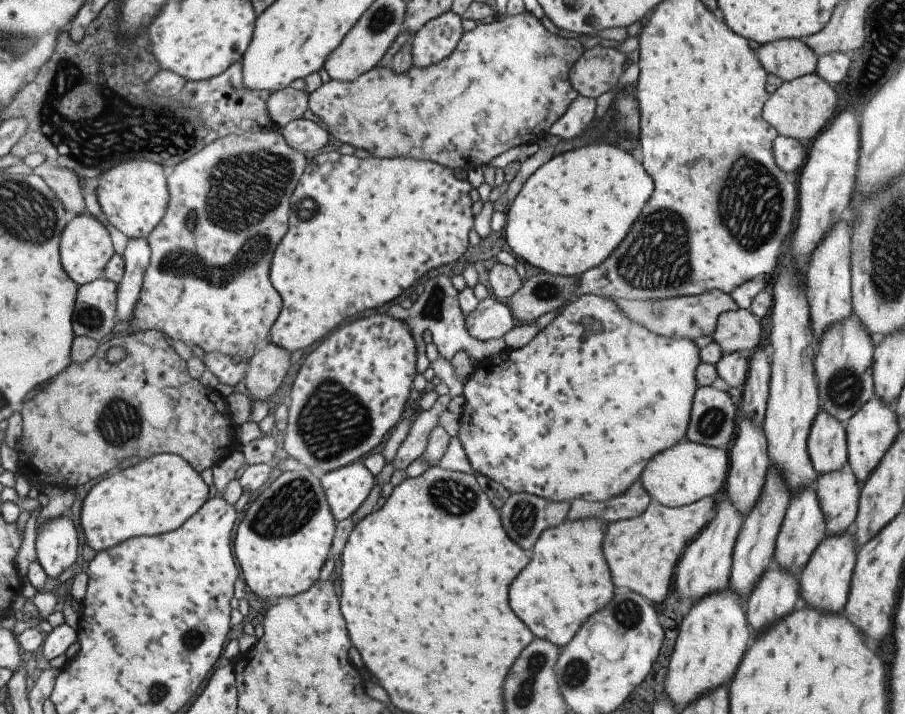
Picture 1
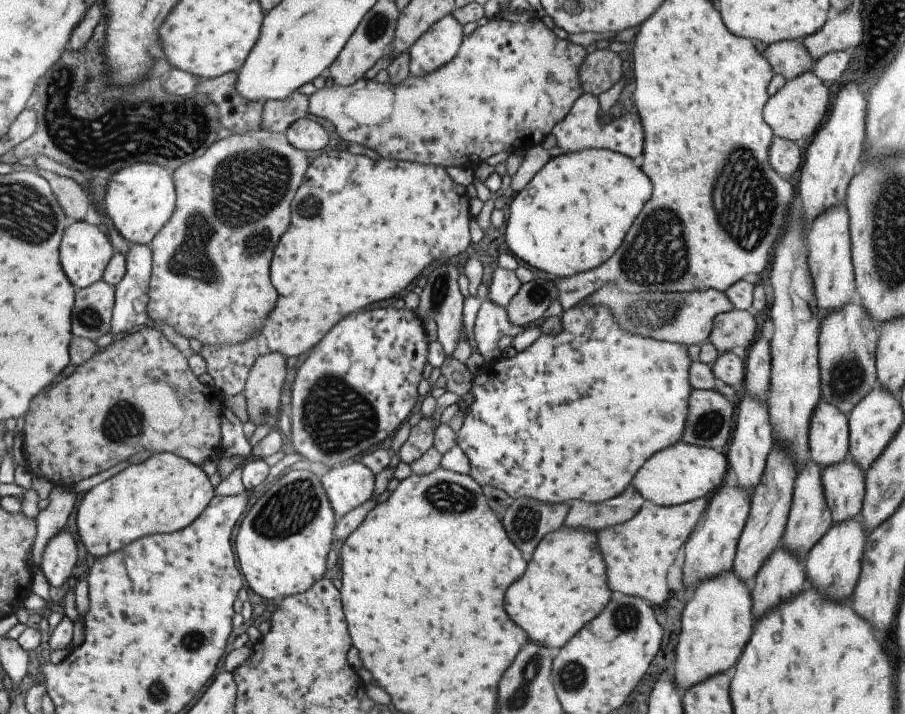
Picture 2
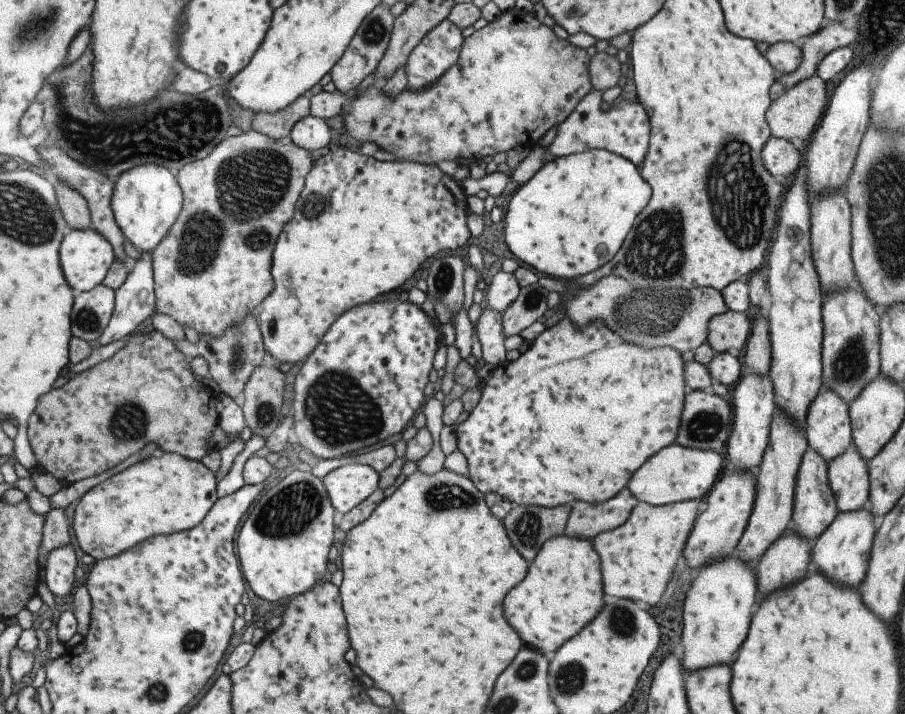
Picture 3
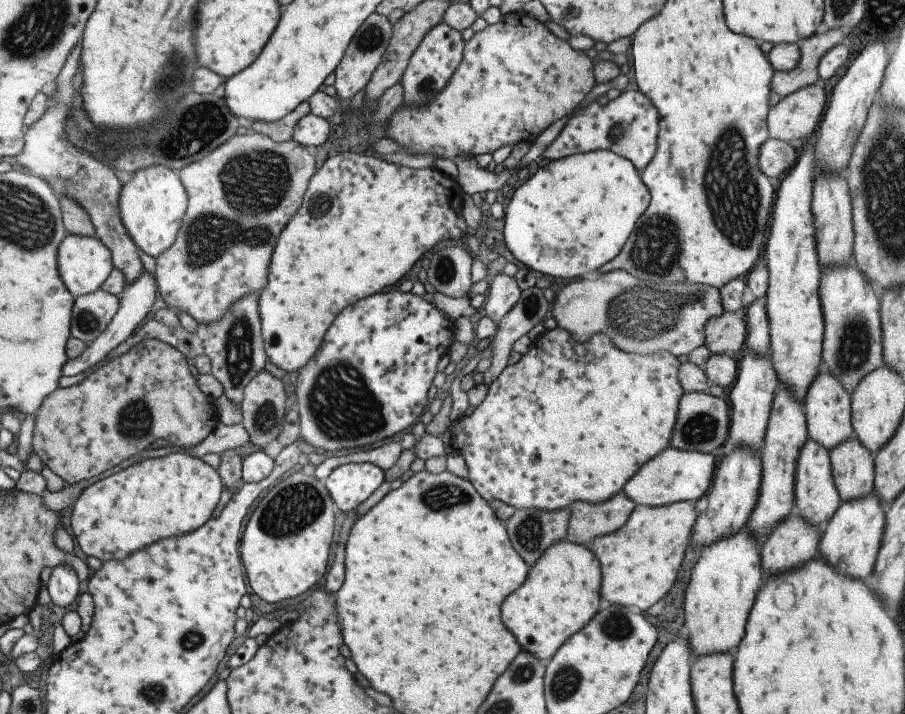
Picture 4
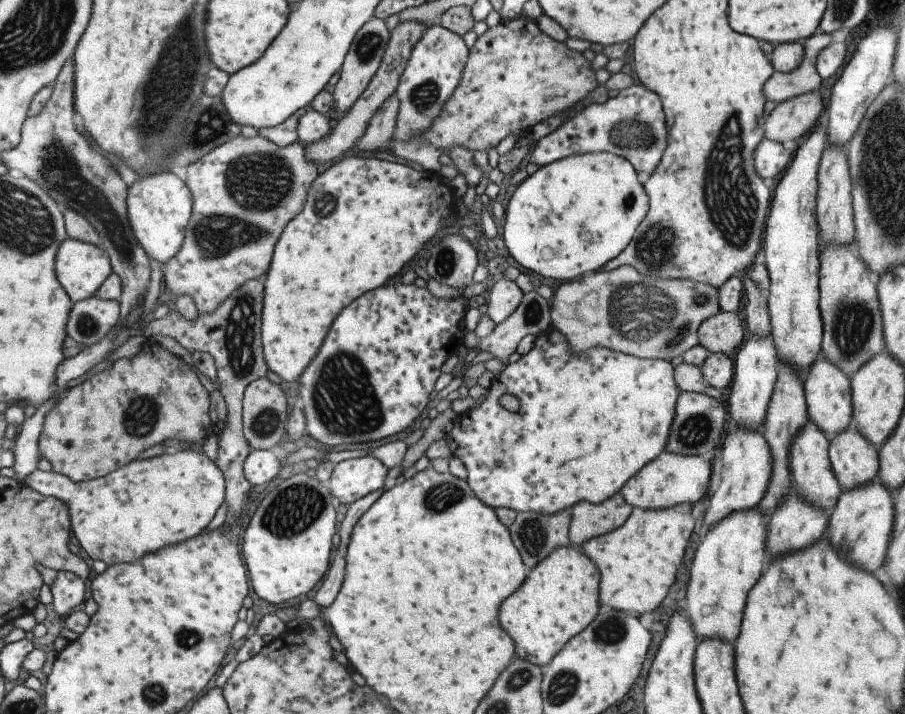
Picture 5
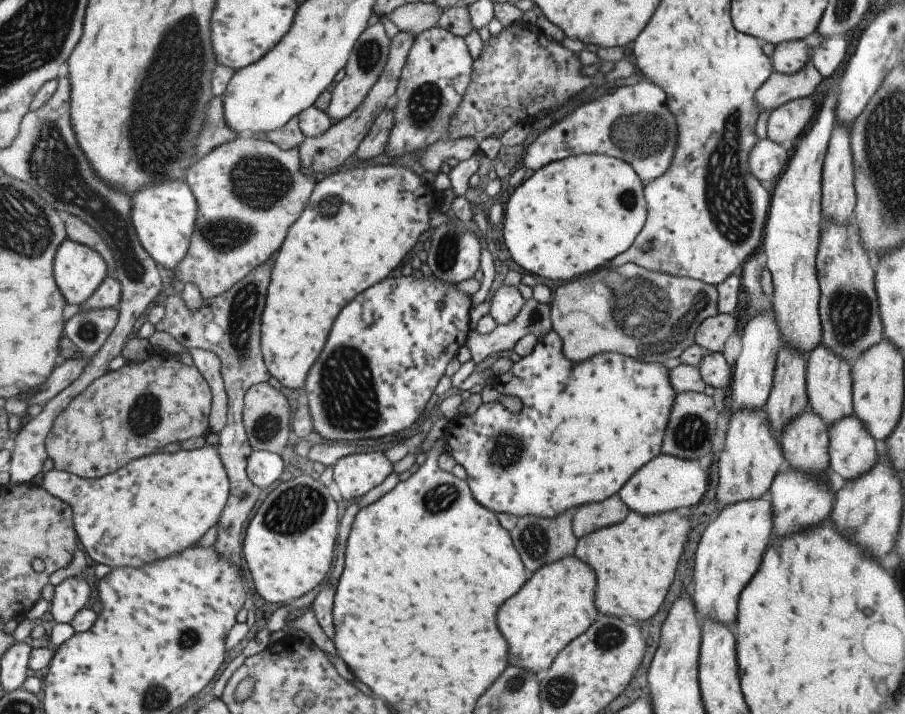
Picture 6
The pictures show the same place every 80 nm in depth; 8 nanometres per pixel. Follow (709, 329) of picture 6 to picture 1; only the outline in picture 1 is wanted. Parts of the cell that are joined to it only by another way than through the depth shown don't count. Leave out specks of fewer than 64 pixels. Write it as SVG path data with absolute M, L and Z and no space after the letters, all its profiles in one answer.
M738 309L719 314L711 338L723 354L737 353L738 350L753 352L759 344L762 331L758 319L748 309Z

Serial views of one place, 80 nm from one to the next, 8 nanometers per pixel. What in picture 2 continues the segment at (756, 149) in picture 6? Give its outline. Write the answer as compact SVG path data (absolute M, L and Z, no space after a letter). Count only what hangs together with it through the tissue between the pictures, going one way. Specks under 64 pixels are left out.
M781 137L771 139L769 145L769 164L781 176L791 176L801 164L801 152L795 142Z

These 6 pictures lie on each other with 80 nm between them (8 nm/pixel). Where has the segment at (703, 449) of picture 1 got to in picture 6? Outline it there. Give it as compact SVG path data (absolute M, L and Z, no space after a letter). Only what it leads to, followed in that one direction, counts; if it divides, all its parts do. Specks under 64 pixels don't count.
M660 452L655 458L640 466L617 493L630 511L649 516L699 503L706 486L707 474L699 467L697 459L683 460Z

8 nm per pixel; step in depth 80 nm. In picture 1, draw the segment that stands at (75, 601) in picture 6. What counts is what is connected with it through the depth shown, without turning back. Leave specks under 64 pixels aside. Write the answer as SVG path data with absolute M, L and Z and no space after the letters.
M68 514L51 518L35 530L36 562L50 579L57 580L75 562L77 546L77 530Z

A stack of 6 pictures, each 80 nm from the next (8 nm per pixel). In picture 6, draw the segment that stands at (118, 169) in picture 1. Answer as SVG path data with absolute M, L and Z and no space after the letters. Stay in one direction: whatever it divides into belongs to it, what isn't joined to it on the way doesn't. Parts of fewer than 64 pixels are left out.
M167 179L133 191L129 197L131 200L129 216L140 245L156 264L172 270L184 257L191 233L195 231L196 202L188 184L181 179Z

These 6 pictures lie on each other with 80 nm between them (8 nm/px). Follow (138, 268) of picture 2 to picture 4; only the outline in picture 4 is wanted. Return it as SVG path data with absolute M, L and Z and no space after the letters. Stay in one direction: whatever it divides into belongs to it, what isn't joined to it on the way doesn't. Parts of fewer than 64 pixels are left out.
M141 271L139 276L128 285L124 285L122 291L118 298L118 307L115 314L111 317L111 320L104 326L104 329L99 333L99 336L92 340L84 348L84 351L76 359L67 359L63 363L63 368L61 369L61 375L63 376L75 376L83 372L85 368L89 366L95 366L99 360L101 360L110 350L113 350L120 342L123 342L133 333L136 328L141 324L141 320L147 316L147 312L151 310L153 302L155 302L155 281L154 276L147 271Z

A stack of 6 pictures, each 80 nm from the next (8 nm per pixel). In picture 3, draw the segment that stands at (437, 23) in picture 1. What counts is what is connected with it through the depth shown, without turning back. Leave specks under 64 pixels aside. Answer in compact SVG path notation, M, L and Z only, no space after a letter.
M449 20L436 24L413 47L405 61L406 88L428 87L454 65L462 48L461 31Z

